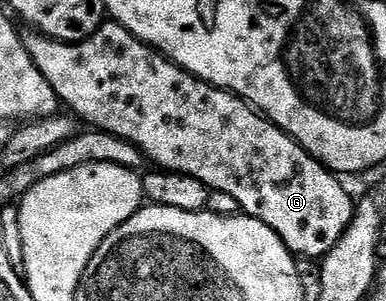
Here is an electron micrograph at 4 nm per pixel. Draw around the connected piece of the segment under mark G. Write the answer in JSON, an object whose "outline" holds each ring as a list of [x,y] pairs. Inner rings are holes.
{"outline":[[[103,20],[100,28],[83,41],[73,43],[55,41],[53,37],[45,37],[44,34],[37,31],[26,31],[22,33],[22,42],[28,51],[28,55],[32,55],[32,63],[36,63],[36,67],[40,67],[40,75],[44,75],[44,79],[48,79],[48,83],[52,83],[52,91],[56,91],[59,102],[73,116],[77,117],[79,122],[105,133],[116,135],[120,139],[128,139],[128,143],[140,147],[140,151],[146,156],[147,162],[159,170],[167,173],[192,175],[196,179],[200,179],[200,183],[204,183],[212,191],[224,191],[227,195],[232,195],[232,199],[236,199],[236,203],[240,203],[242,213],[245,216],[260,219],[260,223],[272,227],[272,231],[276,231],[278,238],[290,248],[291,253],[299,258],[321,259],[325,257],[328,251],[332,251],[332,247],[336,247],[336,243],[340,239],[340,235],[344,235],[348,223],[352,223],[356,204],[355,198],[353,196],[350,198],[349,191],[338,182],[341,180],[321,161],[317,161],[308,150],[303,149],[297,141],[293,141],[283,129],[276,127],[266,117],[263,117],[250,102],[242,100],[227,89],[217,89],[214,85],[209,85],[207,81],[201,81],[200,78],[192,76],[190,72],[181,69],[175,61],[169,61],[164,54],[153,49],[151,45],[145,45],[140,39],[136,39],[136,35],[132,35],[132,31],[125,29],[119,21]]]}

